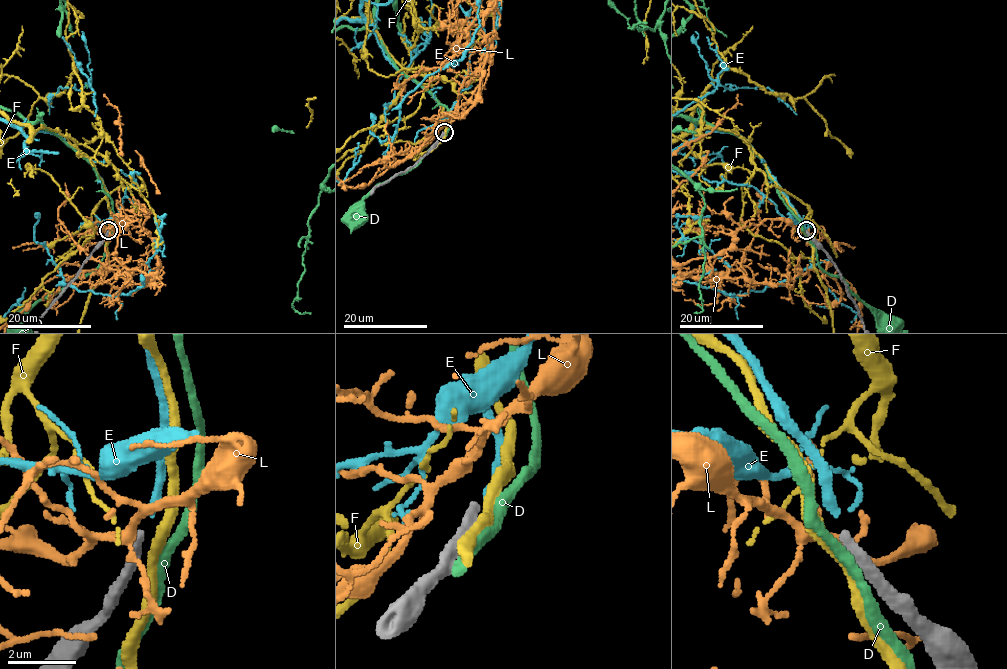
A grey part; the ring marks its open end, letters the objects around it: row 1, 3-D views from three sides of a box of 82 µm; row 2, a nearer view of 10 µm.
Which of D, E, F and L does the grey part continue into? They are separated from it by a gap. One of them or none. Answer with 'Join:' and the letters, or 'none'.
Join: E

